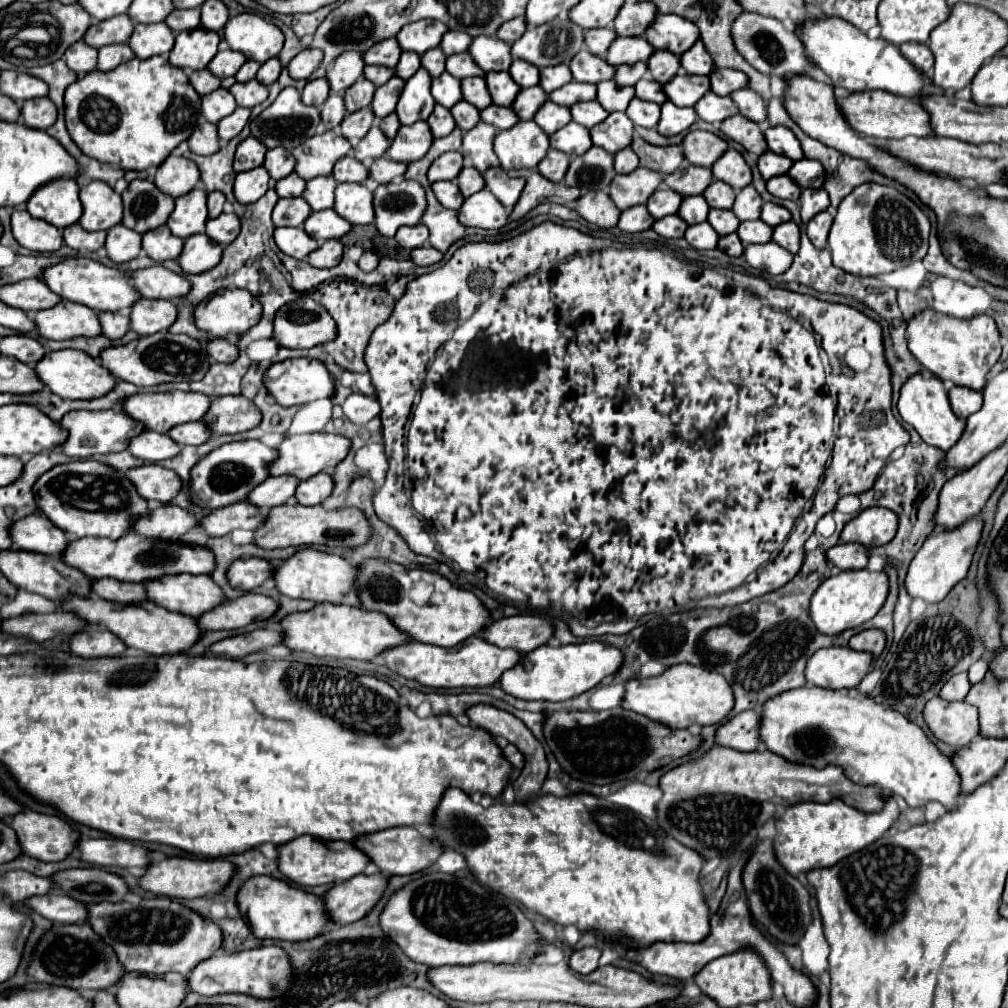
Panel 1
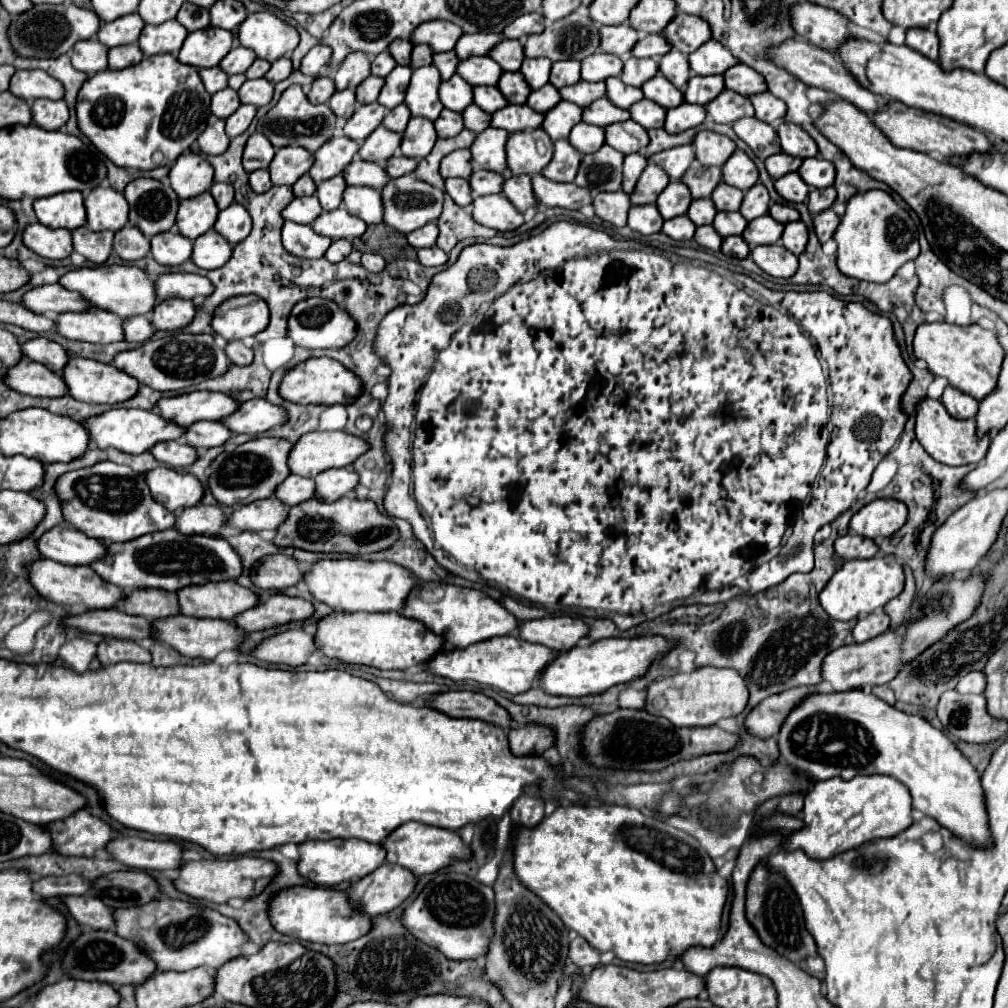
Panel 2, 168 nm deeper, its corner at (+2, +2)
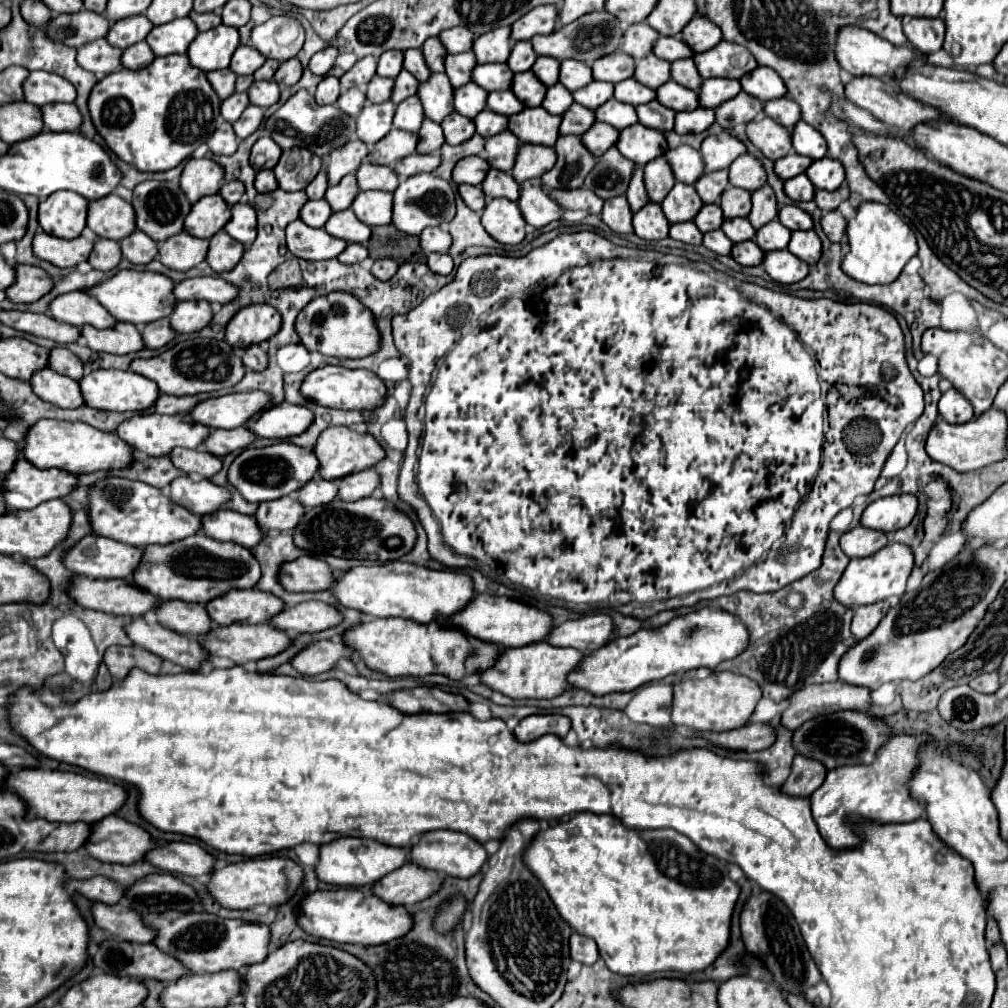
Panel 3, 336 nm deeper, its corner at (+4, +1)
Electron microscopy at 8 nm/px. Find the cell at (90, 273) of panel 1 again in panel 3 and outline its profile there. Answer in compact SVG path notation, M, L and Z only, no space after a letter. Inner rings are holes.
M125 269L125 271L119 271L115 277L111 277L109 281L105 281L105 285L97 285L97 289L93 289L93 297L117 321L127 321L127 323L141 327L151 321L169 317L173 313L173 309L177 305L177 299L173 295L173 287L175 287L175 283L161 273Z

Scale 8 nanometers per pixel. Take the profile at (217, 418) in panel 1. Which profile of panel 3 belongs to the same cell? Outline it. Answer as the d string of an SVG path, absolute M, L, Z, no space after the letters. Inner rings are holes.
M279 403L265 413L257 413L257 417L253 417L247 427L253 429L253 433L257 433L259 437L287 439L305 433L311 427L313 419L315 415L307 407Z

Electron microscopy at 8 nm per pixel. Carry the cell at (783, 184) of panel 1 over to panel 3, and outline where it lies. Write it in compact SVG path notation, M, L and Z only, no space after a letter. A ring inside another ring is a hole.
M803 173L803 175L797 175L789 181L785 181L785 193L793 201L811 201L815 197L815 187L809 181L809 177Z

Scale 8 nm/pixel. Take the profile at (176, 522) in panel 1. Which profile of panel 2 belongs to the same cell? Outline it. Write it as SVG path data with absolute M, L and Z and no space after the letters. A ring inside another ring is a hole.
M191 506L181 510L175 516L175 530L181 534L207 534L215 536L219 532L219 526L225 524L223 510L219 506Z

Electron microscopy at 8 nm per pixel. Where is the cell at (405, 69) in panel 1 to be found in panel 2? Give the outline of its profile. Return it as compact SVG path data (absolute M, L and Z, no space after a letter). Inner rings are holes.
M419 44L419 46L413 46L413 52L411 52L411 68L417 70L421 66L429 66L431 64L431 48L427 48L425 44Z

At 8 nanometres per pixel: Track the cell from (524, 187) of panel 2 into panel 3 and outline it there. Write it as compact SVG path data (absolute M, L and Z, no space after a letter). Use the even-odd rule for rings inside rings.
M541 179L525 181L525 185L521 185L521 197L517 203L525 221L535 229L563 219L563 207L543 189Z

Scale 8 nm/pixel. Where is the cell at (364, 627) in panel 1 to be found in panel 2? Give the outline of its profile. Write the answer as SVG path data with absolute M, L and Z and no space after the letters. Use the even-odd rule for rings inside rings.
M331 612L317 622L315 648L325 656L339 658L347 664L365 664L381 670L403 670L427 662L437 652L445 650L447 644L443 638L429 632L421 622L405 618L399 612Z

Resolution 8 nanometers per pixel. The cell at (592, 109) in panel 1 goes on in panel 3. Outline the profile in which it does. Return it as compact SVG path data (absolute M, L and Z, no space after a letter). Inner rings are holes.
M609 99L595 113L597 113L597 121L615 125L619 131L639 121L637 119L637 113L635 113L635 107L633 105L627 105L627 103L621 103L617 99Z

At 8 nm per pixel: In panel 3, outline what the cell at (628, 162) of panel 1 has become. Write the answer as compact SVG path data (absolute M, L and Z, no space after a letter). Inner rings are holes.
M637 167L633 173L633 181L629 183L629 189L627 189L627 201L633 211L639 211L643 205L649 203L647 189L643 185L643 169L641 167Z

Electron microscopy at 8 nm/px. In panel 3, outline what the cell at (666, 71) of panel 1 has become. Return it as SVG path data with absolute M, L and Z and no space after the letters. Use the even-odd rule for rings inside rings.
M691 57L689 59L679 59L679 61L671 63L671 77L679 85L683 85L687 89L693 89L693 91L699 91L701 83L703 83L701 75L697 73L695 61Z

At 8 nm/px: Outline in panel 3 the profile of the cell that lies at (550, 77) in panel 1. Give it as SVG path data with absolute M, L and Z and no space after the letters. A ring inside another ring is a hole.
M569 59L561 63L561 75L559 81L569 89L569 91L577 91L585 85L589 85L593 81L593 71L591 65L577 61L577 59Z

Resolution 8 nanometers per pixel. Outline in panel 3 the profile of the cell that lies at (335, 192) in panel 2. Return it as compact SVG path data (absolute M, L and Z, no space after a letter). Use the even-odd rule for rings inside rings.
M351 173L351 175L343 177L339 185L329 187L327 193L325 193L325 199L329 201L329 205L331 205L333 211L345 211L345 209L351 207L353 199L357 197L357 193L359 193L357 177Z

